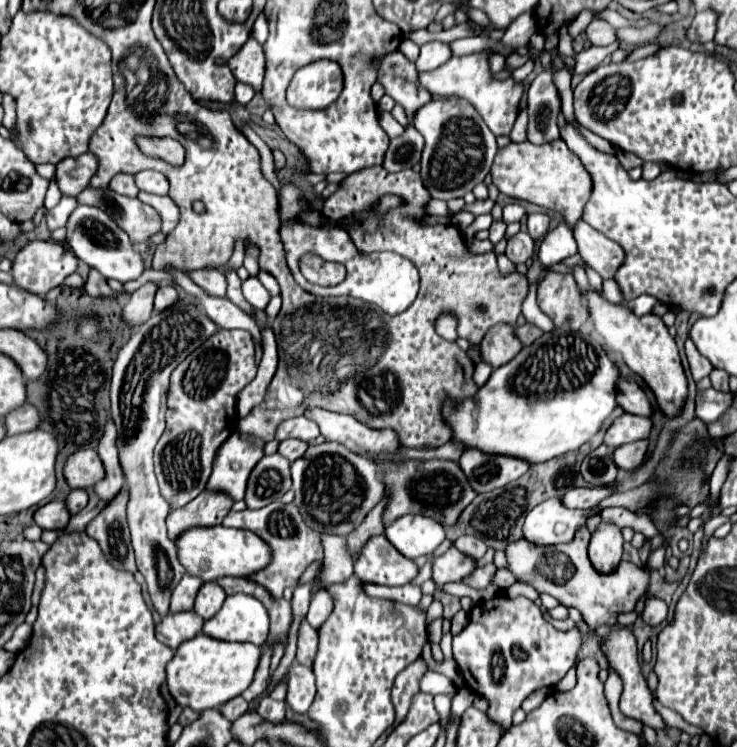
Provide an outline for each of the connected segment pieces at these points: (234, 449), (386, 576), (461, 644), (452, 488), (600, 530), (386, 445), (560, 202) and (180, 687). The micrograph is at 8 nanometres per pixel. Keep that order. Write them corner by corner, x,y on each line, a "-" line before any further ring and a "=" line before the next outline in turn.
234,432
214,458
214,470
208,486
222,486
222,490
230,490
234,500
242,500
248,476
262,458
264,450
260,446
250,440
242,440
240,434
=
382,534
366,542
362,556
354,564
354,574
362,578
362,582
370,584
404,586
414,580
418,568
412,560
398,554
398,550
=
500,596
492,602
482,602
470,610
470,622
454,636
452,646
466,686
490,700
488,716
508,730
514,710
528,694
544,686
556,686
574,666
580,648
580,632
576,628
558,632
528,598
=
406,460
406,462
382,462
380,464
382,480
390,490
390,500
382,512
384,526
392,524
406,514
422,514
434,518
442,526
454,526
460,518
460,512
476,498
476,492
466,480
458,462
448,460
=
600,522
598,528
592,532
592,540
588,546
594,568
602,572
614,570
614,566
618,566
622,558
622,544
622,530
612,522
=
312,408
306,412
306,416
318,422
320,434
326,440
340,442
356,454
362,454
362,456
378,454
378,452
394,454
400,448
398,434
394,430
368,428
364,422
356,420
350,414
338,414
338,412
328,412
322,408
=
562,140
548,146
534,146
530,142
508,144
506,148
498,150
494,158
492,182
502,194
518,200
528,200
550,212
560,212
570,226
582,218
584,204
592,192
592,178
588,170
=
198,634
192,640
182,642
176,652
174,658
170,660
170,664
166,666
166,684
168,690
172,694
172,698
184,708
192,708
192,710
210,710
210,708
220,708
222,704
226,704
230,698
240,696
254,678
256,666
258,666
258,658
260,658
260,648
258,646
250,646
250,644
238,644
238,642
226,642
222,640
212,640
206,634

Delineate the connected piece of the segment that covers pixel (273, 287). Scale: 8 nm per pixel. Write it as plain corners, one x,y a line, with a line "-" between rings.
260,272
258,274
258,280
264,284
264,288
272,294
272,296
278,296
280,294
280,286
276,282
276,278
272,274
266,274
266,272

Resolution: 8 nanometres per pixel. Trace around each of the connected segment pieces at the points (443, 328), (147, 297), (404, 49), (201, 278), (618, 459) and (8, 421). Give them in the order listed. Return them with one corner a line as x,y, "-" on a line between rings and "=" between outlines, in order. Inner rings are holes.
442,312
436,320
436,332
444,340
450,340
450,342
454,342
458,338
456,326
458,326
458,320
456,320
456,314
452,314
452,312
=
154,282
144,284
142,288
138,288
130,300
122,306
122,320
130,326
140,326
144,324
150,314
152,314
152,302
154,302
154,290
158,286
=
402,40
402,44
400,44
400,52
402,52
410,62
414,62
414,60
418,58
420,48
418,48
412,40
=
194,270
194,272
188,272
188,276
210,296
218,296
218,298
224,298
226,296
226,276
220,272
220,270
=
638,440
618,446
612,452
612,460
620,470
636,470
642,464
644,454
646,454
646,440
=
24,404
4,416
4,426
6,426
6,436
30,432
38,428
38,410
34,410
34,406
30,404

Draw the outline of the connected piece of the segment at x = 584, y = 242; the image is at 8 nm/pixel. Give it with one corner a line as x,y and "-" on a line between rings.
584,220
574,226
574,238
578,242
578,254
582,256
582,260
604,280
614,278
618,266
622,264
624,250
602,232
588,226

